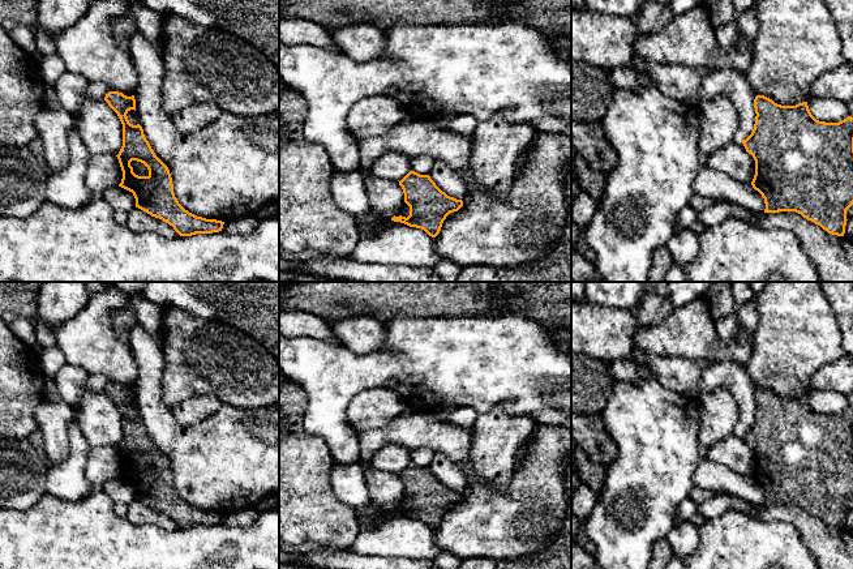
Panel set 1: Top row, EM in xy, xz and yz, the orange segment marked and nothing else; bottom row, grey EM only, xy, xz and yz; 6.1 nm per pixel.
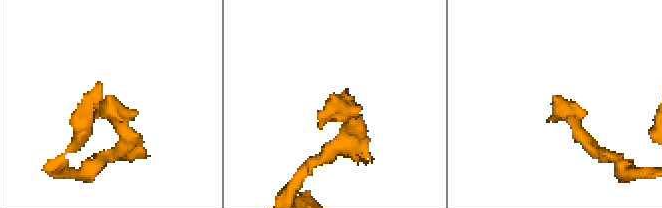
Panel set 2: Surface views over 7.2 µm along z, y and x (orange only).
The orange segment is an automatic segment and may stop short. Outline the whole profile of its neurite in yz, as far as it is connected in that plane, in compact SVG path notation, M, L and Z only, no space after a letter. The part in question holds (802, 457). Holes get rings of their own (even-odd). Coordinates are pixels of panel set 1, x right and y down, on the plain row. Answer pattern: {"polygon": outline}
{"polygon": "M764 388L755 389L754 401L754 422L741 435L755 453L751 478L764 491L764 505L796 504L828 526L844 529L846 502L853 497L853 410L839 415L819 414L811 407L807 394L781 398Z"}

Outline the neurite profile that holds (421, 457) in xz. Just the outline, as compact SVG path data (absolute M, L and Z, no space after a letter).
M411 449L410 455L412 463L420 467L429 467L434 453L430 449Z

